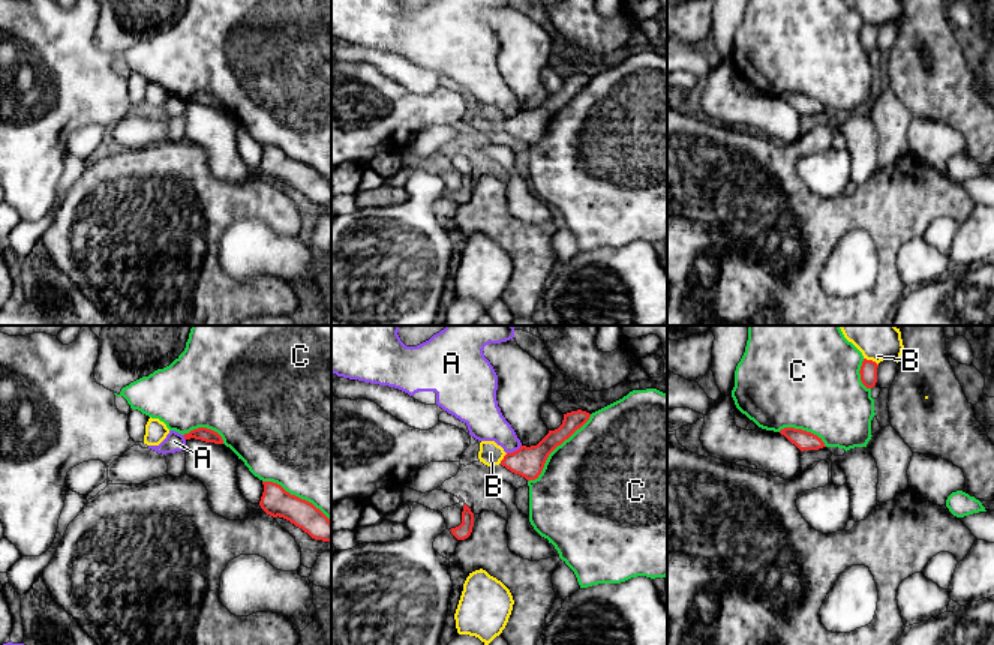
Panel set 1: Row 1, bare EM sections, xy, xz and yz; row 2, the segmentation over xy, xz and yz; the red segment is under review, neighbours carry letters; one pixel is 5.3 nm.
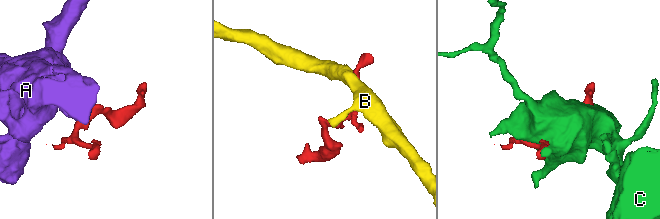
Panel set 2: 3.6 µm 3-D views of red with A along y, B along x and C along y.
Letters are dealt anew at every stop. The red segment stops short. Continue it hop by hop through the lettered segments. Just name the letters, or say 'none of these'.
none of these

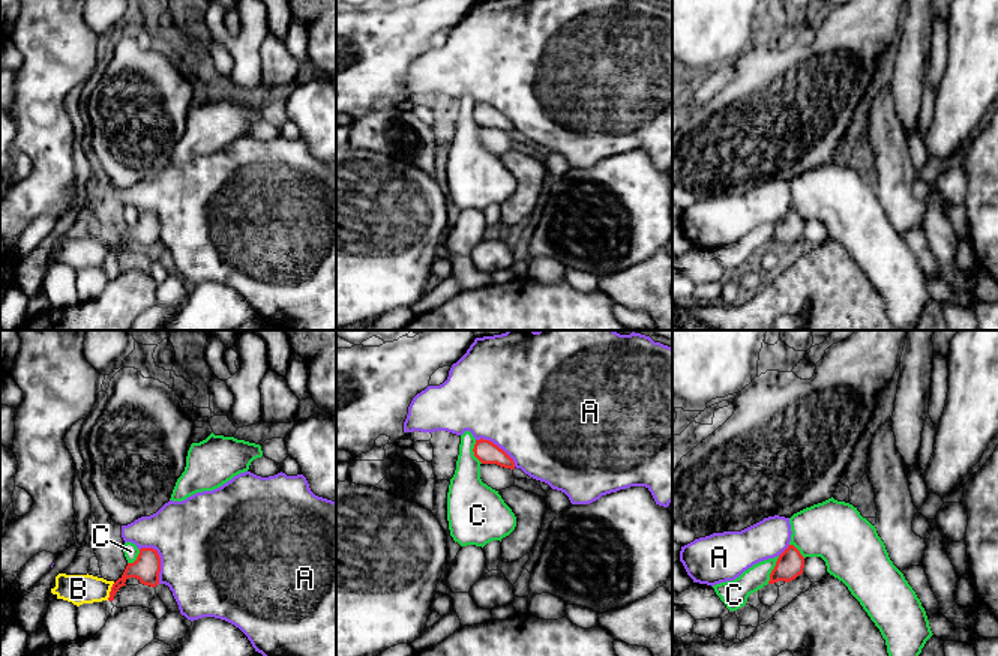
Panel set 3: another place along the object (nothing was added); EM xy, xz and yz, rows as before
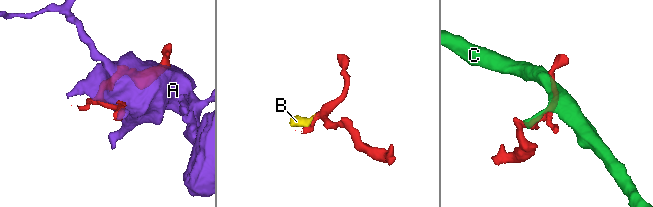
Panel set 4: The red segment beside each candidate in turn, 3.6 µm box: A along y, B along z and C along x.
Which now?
B

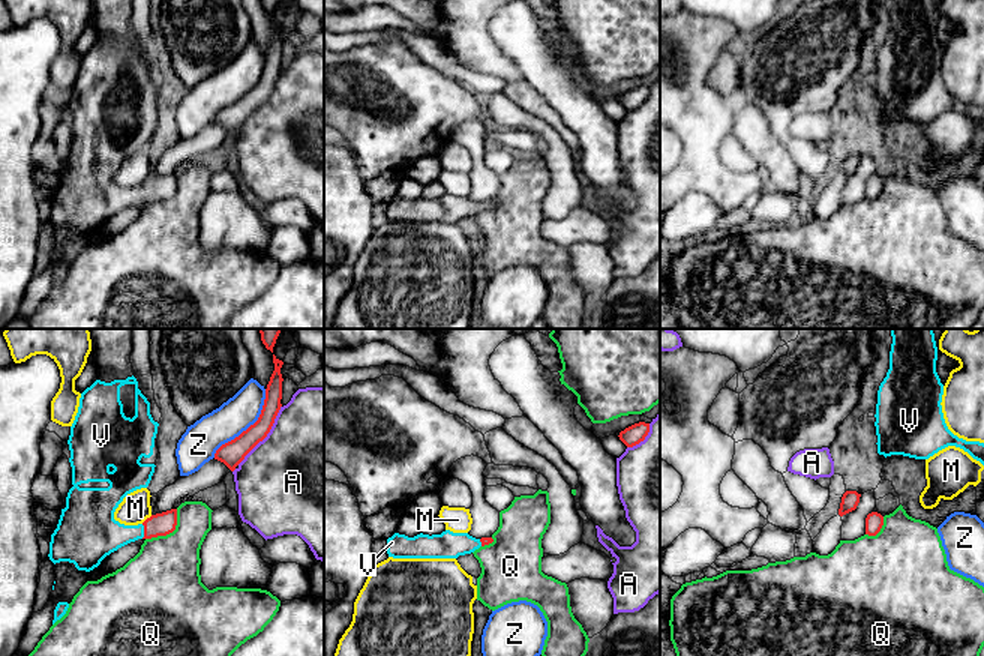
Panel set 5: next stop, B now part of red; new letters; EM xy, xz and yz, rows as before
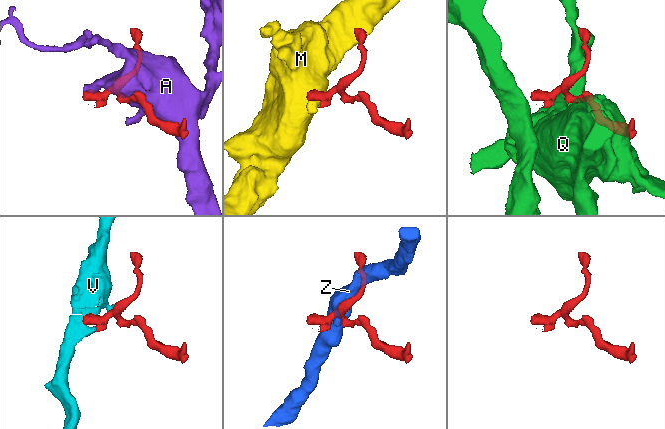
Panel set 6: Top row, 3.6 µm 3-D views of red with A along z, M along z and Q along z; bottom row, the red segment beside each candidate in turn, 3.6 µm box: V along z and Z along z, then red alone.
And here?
V

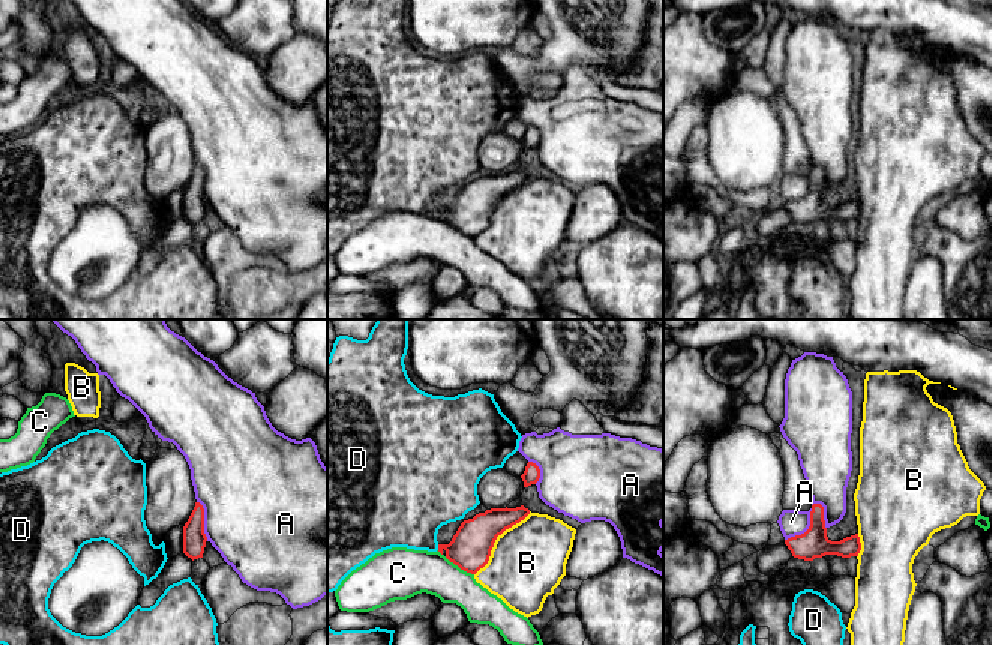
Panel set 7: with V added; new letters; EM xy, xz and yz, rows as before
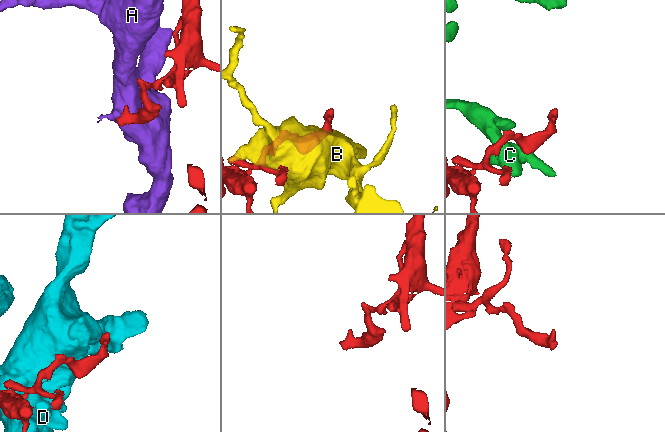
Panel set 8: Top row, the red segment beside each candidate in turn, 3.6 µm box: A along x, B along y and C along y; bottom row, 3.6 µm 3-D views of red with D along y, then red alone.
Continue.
none of these

